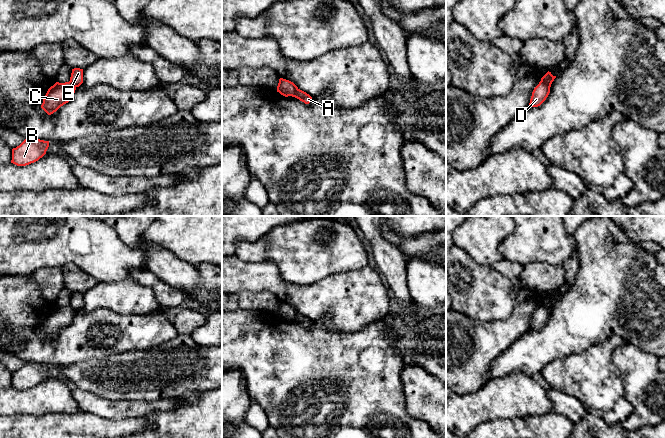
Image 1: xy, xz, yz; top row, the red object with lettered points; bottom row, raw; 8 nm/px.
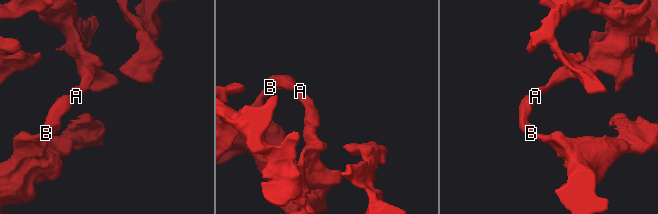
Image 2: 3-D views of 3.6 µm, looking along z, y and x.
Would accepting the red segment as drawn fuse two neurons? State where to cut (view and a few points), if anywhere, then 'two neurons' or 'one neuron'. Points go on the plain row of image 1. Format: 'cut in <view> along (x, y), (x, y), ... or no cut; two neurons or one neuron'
cut in yz along (541, 304), (550, 309); two neurons

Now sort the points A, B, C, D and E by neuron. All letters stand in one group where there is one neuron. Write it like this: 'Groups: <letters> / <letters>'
Groups: A E / B C D

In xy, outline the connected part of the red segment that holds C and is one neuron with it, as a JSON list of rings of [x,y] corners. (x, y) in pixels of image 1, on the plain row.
[[[69,305],[65,307],[56,306],[51,310],[41,329],[41,332],[51,339],[56,336],[61,330],[68,327],[75,317],[76,311]]]

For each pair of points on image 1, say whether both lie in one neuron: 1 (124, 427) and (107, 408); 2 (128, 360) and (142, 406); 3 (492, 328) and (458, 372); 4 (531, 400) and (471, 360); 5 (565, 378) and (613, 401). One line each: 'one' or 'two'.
1: two
2: two
3: one
4: two
5: one

